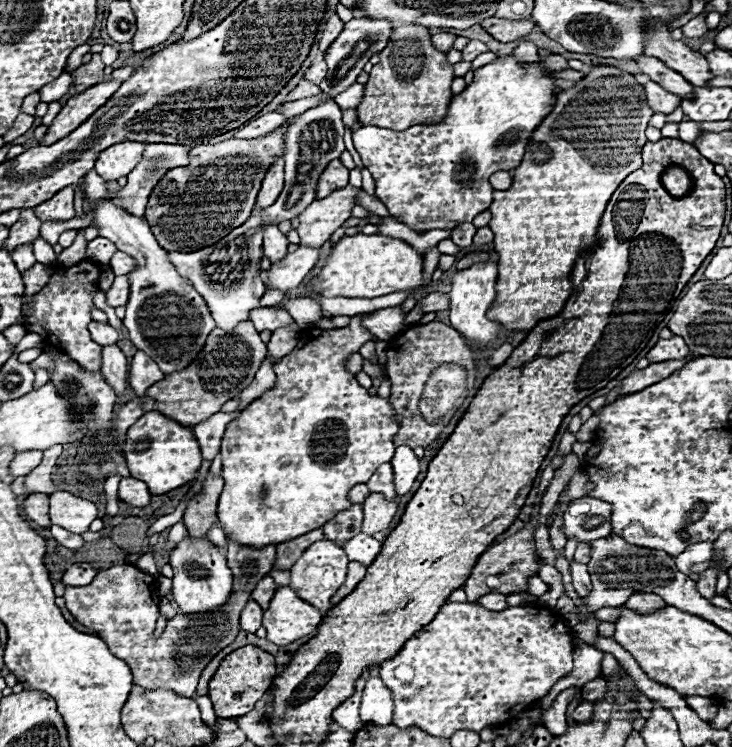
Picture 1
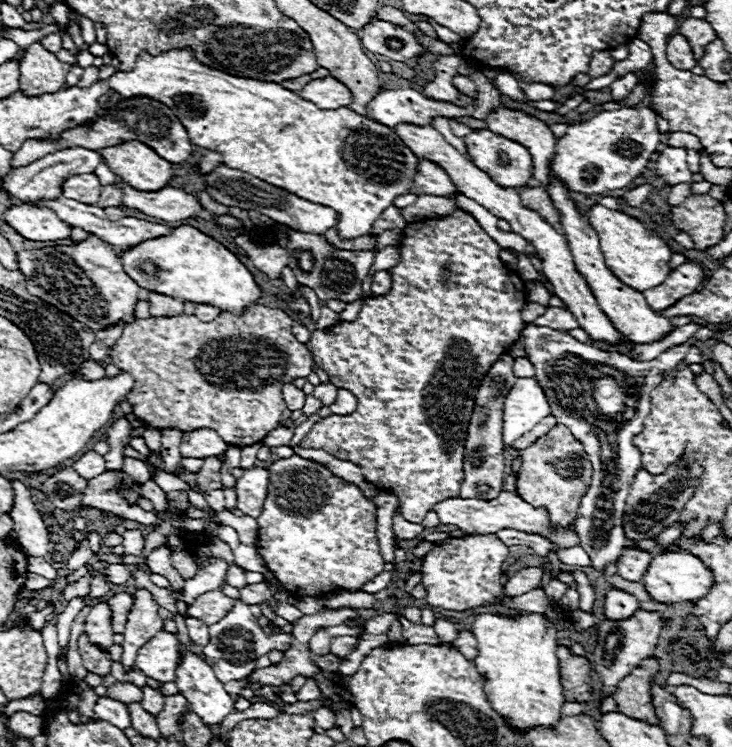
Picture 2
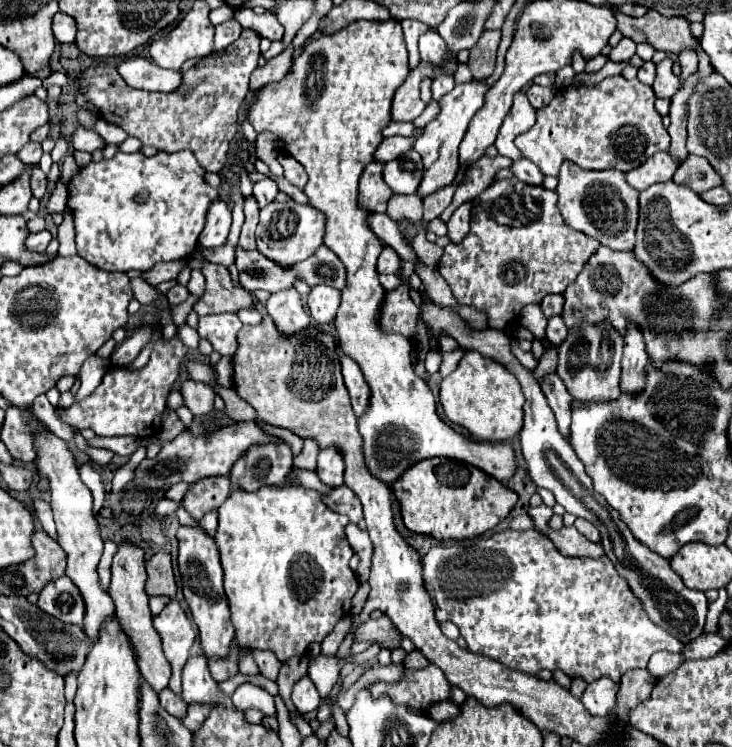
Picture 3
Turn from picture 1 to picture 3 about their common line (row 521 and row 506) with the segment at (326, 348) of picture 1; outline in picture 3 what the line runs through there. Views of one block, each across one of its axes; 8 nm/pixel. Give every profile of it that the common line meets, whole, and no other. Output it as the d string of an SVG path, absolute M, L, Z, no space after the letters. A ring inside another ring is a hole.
M264 486L262 490L254 490L254 492L246 492L246 490L234 490L226 502L218 508L218 530L216 530L216 546L220 550L220 560L222 560L222 568L224 568L224 590L230 602L230 610L232 610L232 622L236 628L236 642L240 646L250 646L250 648L258 648L258 650L272 650L280 662L286 662L294 656L304 656L308 646L312 642L322 642L338 624L338 620L342 616L346 616L350 612L350 600L358 590L358 578L356 574L350 570L348 562L354 556L354 550L350 548L348 540L346 540L346 524L350 522L344 514L338 514L334 510L330 510L330 506L326 506L324 502L326 494L318 492L318 490L306 490L300 486Z

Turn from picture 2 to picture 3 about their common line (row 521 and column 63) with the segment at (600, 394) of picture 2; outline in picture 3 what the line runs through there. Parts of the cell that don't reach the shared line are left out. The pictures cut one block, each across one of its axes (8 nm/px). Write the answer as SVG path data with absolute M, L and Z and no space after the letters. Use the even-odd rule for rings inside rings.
M66 576L56 578L44 586L38 598L38 606L46 614L58 618L60 622L78 624L78 626L82 626L84 622L84 614L86 614L84 598L80 590L74 586L74 582L70 582L70 578Z

